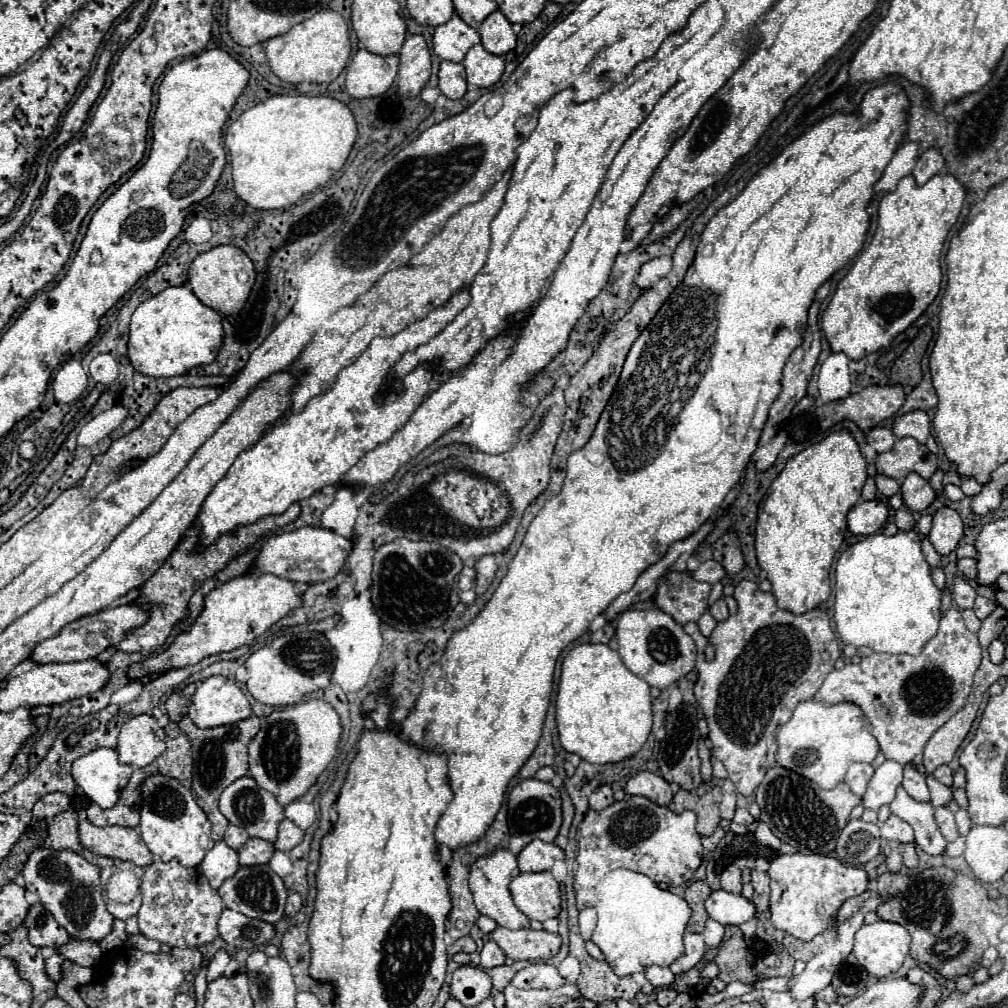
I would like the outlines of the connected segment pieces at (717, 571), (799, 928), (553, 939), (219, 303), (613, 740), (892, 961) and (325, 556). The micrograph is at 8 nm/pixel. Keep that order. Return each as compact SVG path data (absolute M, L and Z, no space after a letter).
M702 562L698 570L692 572L692 578L698 580L698 582L708 582L708 584L714 584L714 582L720 582L722 578L726 576L724 568L718 564L718 562Z
M780 854L770 862L768 876L774 928L806 942L832 926L832 916L836 916L844 900L860 896L868 888L868 874L862 868L844 864L824 854Z
M496 928L490 934L490 940L494 940L512 960L546 960L556 956L562 946L562 938L558 934L530 928Z
M216 246L208 252L202 252L188 268L188 282L198 300L226 316L238 314L244 308L254 286L254 276L256 272L252 260L236 246Z
M578 644L578 646L574 646L574 648L568 652L568 656L566 656L564 662L562 662L558 694L556 696L556 726L558 726L560 744L562 744L562 748L564 748L566 752L578 754L582 760L592 762L592 764L612 764L612 762L620 762L620 760L636 754L636 752L644 746L644 742L648 740L648 736L650 736L650 728L652 728L652 698L650 695L650 686L648 686L642 678L638 678L636 674L632 674L632 672L624 666L624 662L622 662L622 658L618 656L618 652L616 652L616 650L610 650L606 644Z
M878 920L856 932L854 956L874 978L894 974L906 960L910 950L910 934L904 926Z
M302 526L294 532L284 532L284 534L276 534L270 536L258 556L254 558L250 572L270 572L274 576L280 576L284 580L290 582L304 582L304 584L316 584L316 582L324 582L330 580L338 574L338 570L342 568L346 556L352 550L352 542L332 530L324 530L324 528L314 528L314 526Z

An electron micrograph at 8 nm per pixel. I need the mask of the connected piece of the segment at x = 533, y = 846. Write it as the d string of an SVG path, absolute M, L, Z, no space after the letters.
M532 840L518 854L518 868L520 872L542 872L542 870L550 870L556 860L564 860L562 848L542 840Z

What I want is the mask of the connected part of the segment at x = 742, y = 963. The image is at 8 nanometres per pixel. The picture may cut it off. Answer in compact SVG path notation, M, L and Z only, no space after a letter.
M726 926L726 934L716 952L712 954L712 960L720 968L718 978L722 982L726 984L732 980L738 980L742 984L754 982L754 972L746 960L746 942L738 926Z

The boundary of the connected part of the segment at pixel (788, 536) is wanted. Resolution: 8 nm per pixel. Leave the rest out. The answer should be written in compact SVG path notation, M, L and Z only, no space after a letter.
M836 430L830 432L822 442L812 444L804 452L792 456L778 478L772 482L768 498L764 500L758 514L756 554L760 568L766 572L772 584L772 594L778 602L778 608L784 608L792 614L804 614L830 598L832 560L844 542L844 534L848 530L846 516L858 504L866 478L866 460L856 440L850 436L850 432Z

